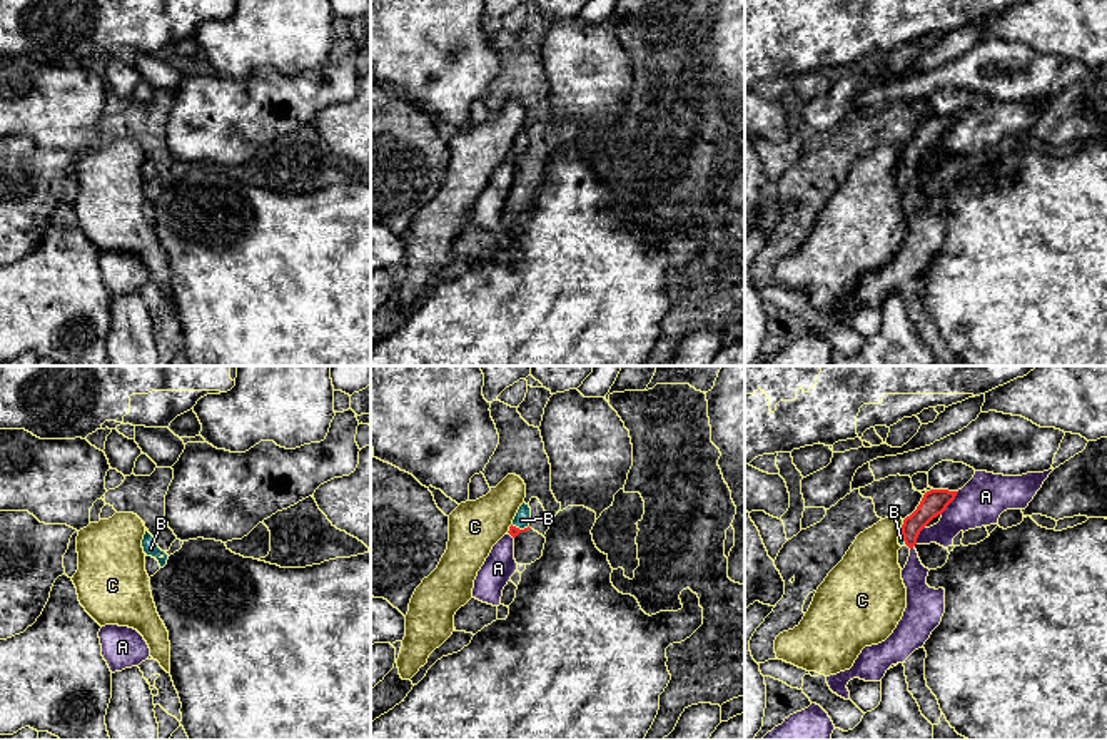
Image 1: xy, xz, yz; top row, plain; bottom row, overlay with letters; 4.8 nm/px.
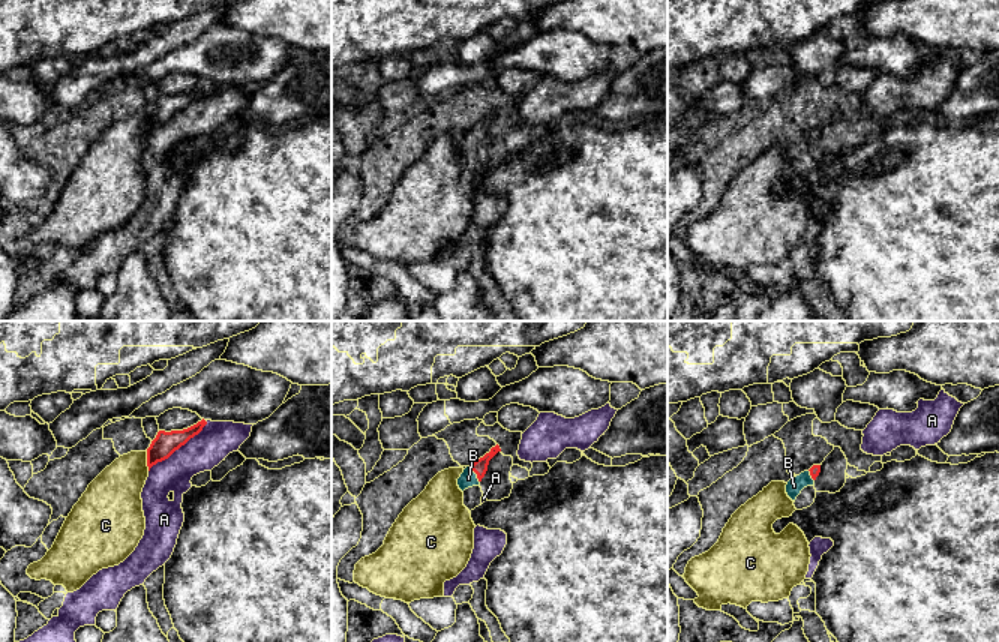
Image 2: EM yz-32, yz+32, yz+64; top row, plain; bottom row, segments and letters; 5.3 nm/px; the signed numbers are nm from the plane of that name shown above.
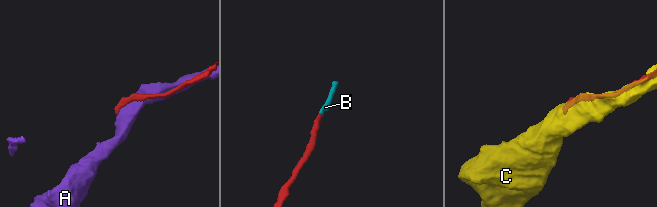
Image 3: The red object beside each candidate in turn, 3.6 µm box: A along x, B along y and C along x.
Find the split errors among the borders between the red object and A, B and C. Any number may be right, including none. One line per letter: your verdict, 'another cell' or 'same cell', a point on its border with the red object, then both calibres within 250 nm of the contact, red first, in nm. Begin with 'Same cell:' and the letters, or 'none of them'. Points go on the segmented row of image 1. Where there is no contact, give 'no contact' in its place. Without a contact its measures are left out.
Same cell: B
A: another cell | yz (950, 501) | 120/220 nm
B: same cell | xz (518, 528) | 50/80 nm
C: another cell | yz (902, 527) | 120/280 nm

